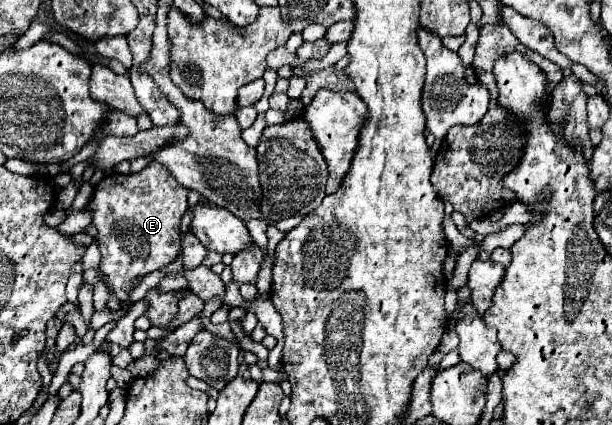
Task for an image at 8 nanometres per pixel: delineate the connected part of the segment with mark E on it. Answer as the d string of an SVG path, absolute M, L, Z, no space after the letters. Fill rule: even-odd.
M157 161L139 173L111 173L95 187L89 209L93 209L93 225L99 231L99 273L121 303L127 303L135 279L143 279L151 271L165 269L179 255L179 223L189 209L187 195L189 191L181 187L175 177L171 177L171 171Z

